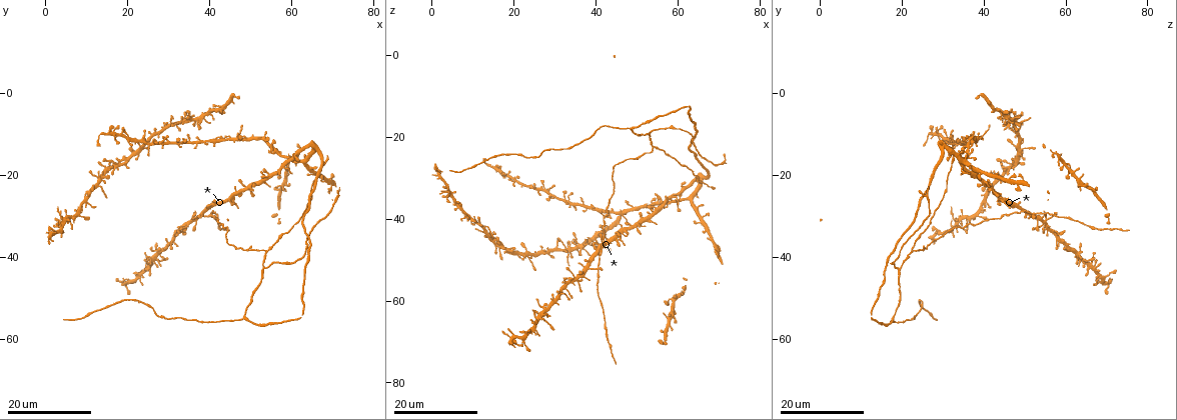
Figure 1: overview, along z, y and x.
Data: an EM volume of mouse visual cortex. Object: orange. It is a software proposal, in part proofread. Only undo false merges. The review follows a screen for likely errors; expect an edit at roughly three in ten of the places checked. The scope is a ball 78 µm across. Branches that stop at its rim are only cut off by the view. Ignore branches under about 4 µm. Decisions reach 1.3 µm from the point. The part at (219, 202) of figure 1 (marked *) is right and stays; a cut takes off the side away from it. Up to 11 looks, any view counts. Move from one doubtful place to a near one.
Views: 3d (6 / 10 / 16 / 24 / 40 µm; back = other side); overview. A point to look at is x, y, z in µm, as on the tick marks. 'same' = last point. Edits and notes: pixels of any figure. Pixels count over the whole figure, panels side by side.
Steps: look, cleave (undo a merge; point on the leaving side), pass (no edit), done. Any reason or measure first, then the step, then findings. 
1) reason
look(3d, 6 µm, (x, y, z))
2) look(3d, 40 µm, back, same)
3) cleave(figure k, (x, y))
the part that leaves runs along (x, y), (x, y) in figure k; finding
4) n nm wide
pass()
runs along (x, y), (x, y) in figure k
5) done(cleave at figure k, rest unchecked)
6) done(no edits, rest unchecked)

four or more arms meet
look(3d, 24 µm, (40.0, 29.5, 52.5))

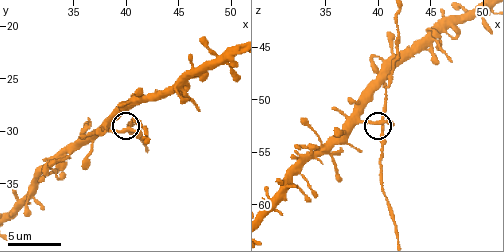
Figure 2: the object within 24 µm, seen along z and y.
look(3d, 6 µm, (40.2, 29.4, 51.8))

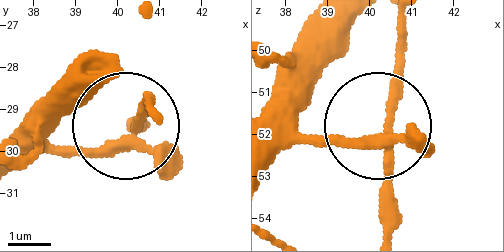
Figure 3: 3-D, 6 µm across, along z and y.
4 arms
pass()
all the same neuron

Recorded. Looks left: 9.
three-way junction
look(3d, 16 µm, (53.0, 43.5, 19.5))

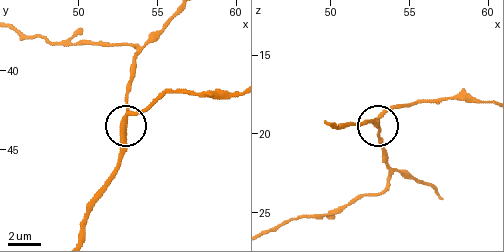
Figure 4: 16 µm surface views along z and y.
look(3d, 6 µm, same)

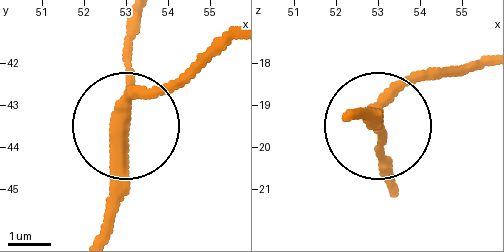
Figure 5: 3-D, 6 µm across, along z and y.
280 nm wide
pass()
one neuron here

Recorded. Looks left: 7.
four arms meet
look(3d, 16 µm, (45.5, 25.5, 45.0))

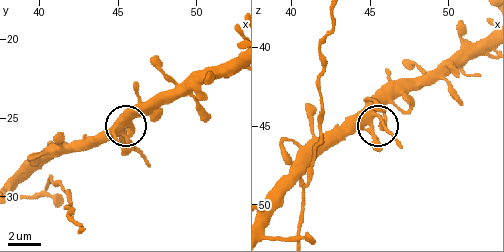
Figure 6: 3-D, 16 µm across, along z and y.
look(3d, 6 µm, same)

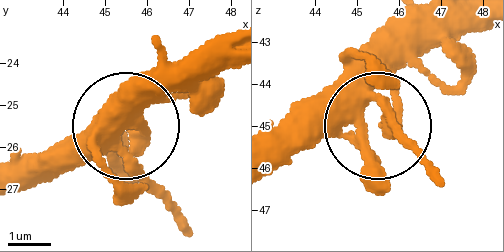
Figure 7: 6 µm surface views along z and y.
pass()
one neuron here

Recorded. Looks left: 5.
three-way junction
look(3d, 16 µm, (54.5, 39.0, 22.5))

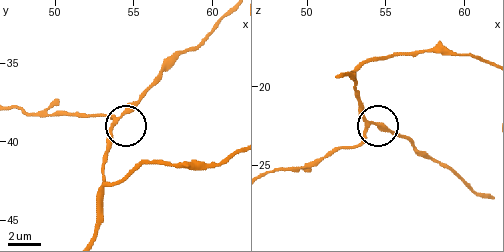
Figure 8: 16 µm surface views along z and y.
look(3d, 6 µm, (53.9, 38.6, 22.2))

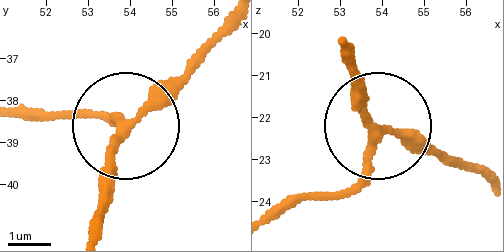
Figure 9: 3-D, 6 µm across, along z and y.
pass()
runs along (275, 216), (350, 188), (382, 127), (454, 155) in figure 9; one neuron here

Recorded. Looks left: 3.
a fork
look(3d, 24 µm, (48.5, 54.5, 17.5))

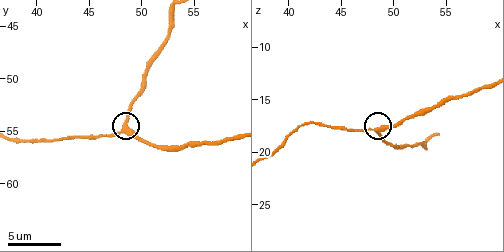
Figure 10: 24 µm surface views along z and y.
look(3d, 10 µm, (48.2, 54.8, 18.0))

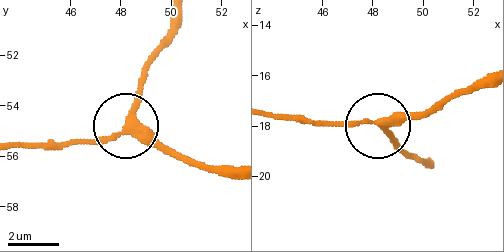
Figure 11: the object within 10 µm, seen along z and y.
300 nm wide
pass()
runs along (434, 165), (410, 155), (380, 127), (438, 110) in figure 11; one neuron here

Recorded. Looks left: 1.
done(no edits, rest unchecked)

